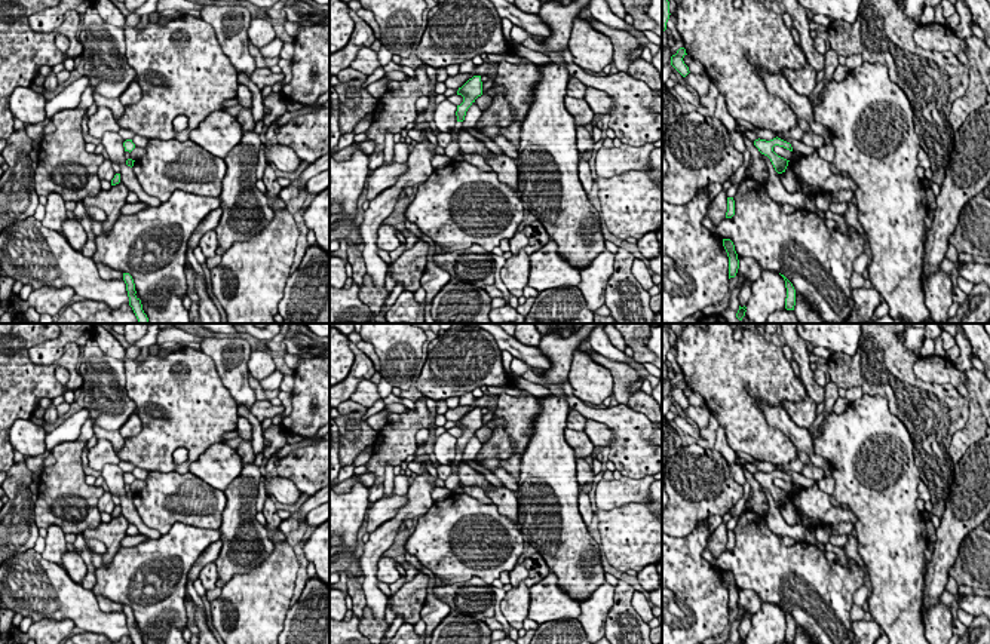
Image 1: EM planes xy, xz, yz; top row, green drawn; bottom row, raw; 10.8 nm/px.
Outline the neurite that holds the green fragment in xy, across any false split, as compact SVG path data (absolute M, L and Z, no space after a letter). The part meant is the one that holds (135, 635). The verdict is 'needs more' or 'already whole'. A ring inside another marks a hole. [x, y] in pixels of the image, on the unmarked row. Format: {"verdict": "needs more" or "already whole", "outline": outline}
{"verdict": "already whole", "outline": "M123 605L123 613L126 616L126 623L128 623L128 629L129 629L129 638L132 640L134 644L144 644L142 643L142 637L141 632L135 628L135 616L134 611L129 605Z"}

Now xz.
{"verdict": "needs more", "outline": "M473 408L472 411L469 411L462 420L459 420L457 427L463 429L463 435L457 438L457 454L454 461L451 463L453 473L444 481L444 485L453 494L463 494L463 485L457 478L457 464L462 461L468 441L475 435L478 429L482 427L481 408Z"}

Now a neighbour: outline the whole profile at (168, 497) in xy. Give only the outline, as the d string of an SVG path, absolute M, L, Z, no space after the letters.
M148 472L145 487L132 500L142 522L160 534L175 522L218 530L227 505L224 491L191 472Z

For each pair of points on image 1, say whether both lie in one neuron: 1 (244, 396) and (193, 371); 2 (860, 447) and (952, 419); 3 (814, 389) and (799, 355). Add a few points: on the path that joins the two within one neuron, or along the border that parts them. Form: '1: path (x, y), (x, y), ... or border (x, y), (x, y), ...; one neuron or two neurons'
1: border (208, 356), (236, 405); two neurons
2: border (888, 402), (888, 408), (909, 434), (916, 466); two neurons
3: path (808, 380), (805, 364); one neuron

